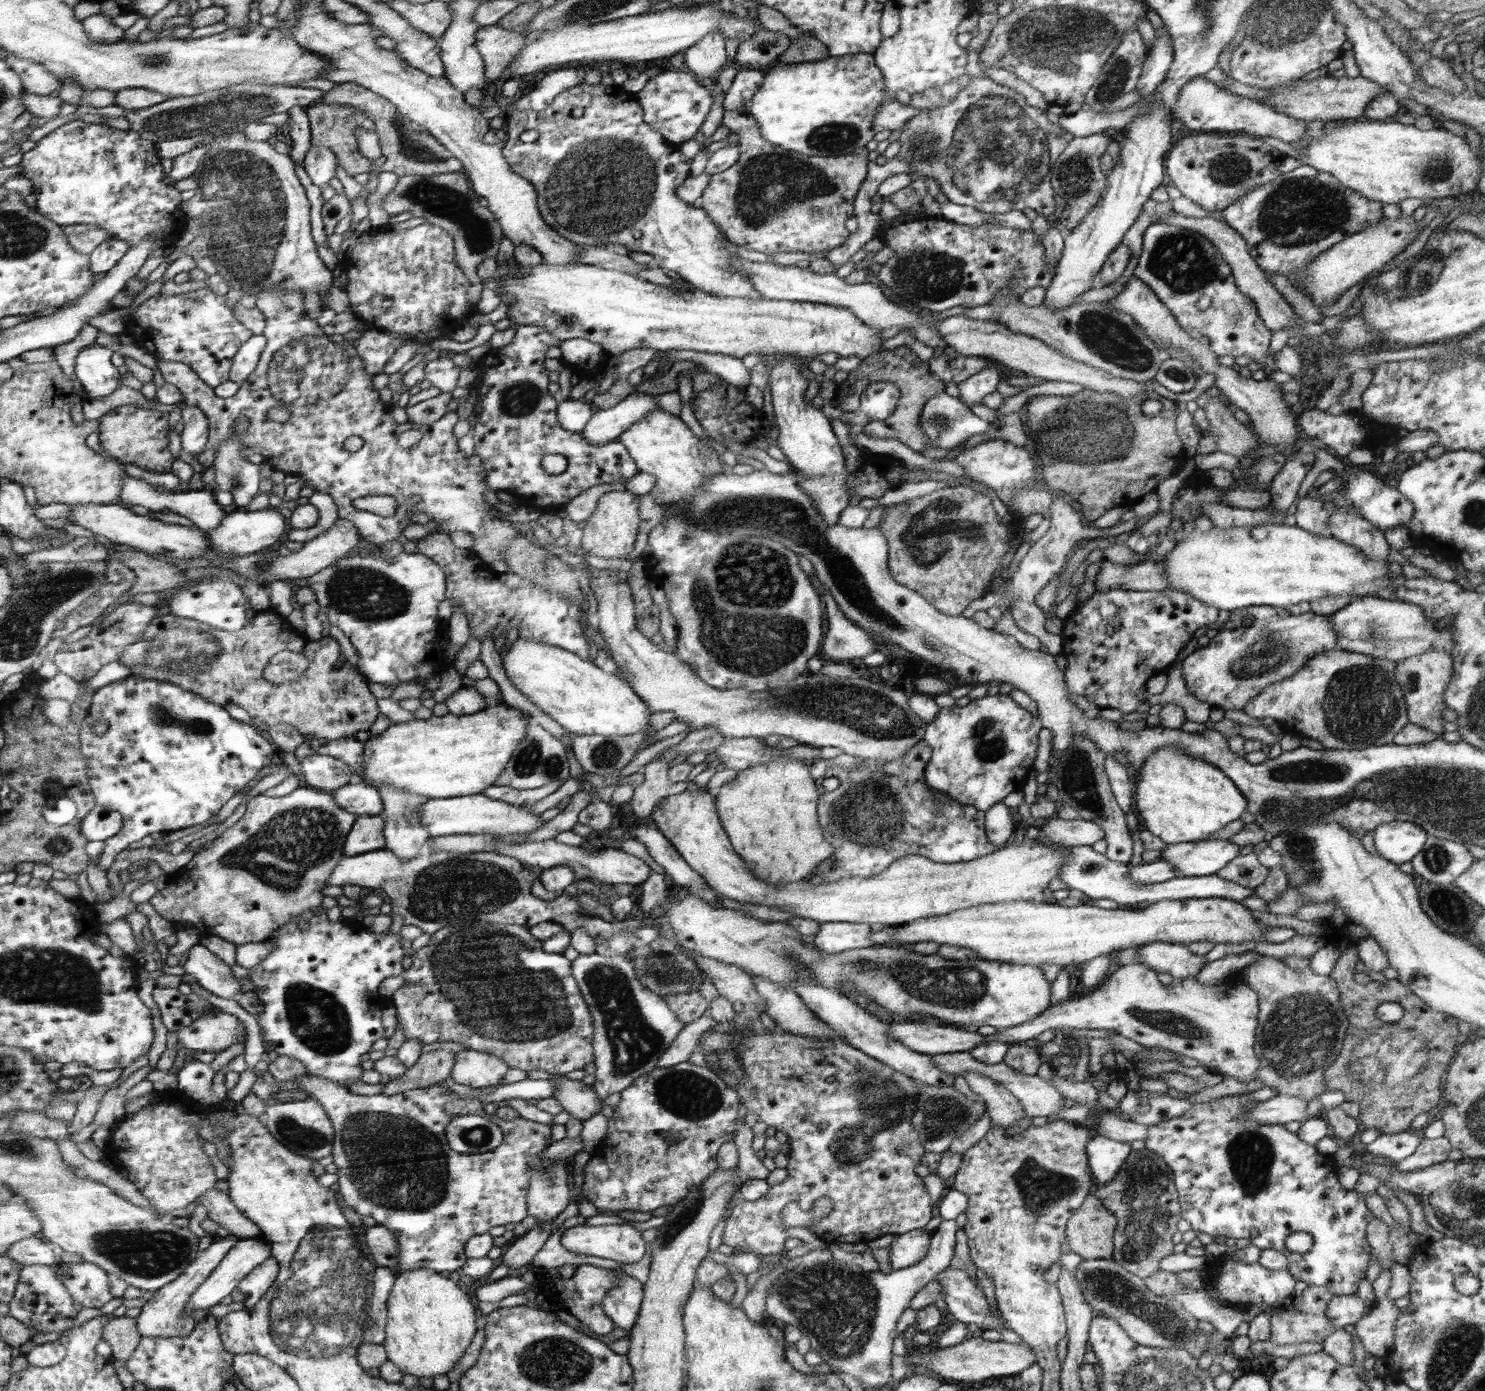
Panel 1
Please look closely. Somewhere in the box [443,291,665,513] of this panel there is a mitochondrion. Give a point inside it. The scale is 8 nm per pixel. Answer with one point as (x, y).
(521, 397)

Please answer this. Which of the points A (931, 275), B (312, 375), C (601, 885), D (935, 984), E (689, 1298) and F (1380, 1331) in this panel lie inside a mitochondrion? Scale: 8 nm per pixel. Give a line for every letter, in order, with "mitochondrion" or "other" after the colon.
A: mitochondrion
B: mitochondrion
C: other
D: mitochondrion
E: other
F: other

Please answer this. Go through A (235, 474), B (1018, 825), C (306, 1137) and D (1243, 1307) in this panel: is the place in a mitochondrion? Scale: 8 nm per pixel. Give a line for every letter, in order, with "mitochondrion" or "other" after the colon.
A: mitochondrion
B: other
C: mitochondrion
D: other

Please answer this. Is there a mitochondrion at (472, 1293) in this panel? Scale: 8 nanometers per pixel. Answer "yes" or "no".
no

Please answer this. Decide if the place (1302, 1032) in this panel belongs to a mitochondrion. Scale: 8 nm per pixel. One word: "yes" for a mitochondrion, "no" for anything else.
yes

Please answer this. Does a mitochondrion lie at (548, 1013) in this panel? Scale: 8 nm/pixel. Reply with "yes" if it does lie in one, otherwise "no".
yes

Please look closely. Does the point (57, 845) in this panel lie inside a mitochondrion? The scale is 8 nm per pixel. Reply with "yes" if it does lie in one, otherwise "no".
yes

